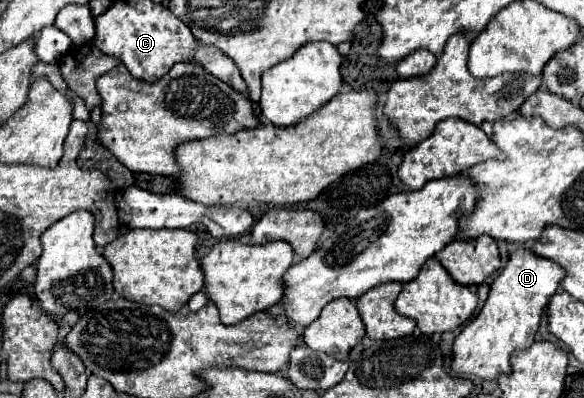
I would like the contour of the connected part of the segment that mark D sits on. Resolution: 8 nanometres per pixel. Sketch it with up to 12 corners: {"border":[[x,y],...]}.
{"border":[[511,253],[451,369],[495,381],[533,345],[565,271]]}

